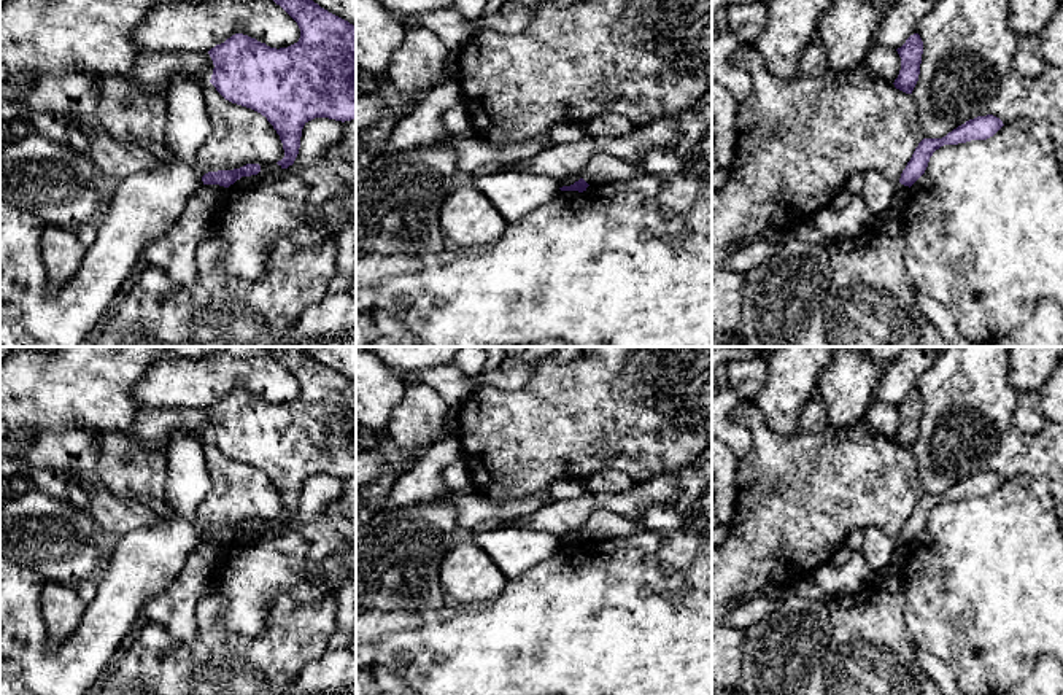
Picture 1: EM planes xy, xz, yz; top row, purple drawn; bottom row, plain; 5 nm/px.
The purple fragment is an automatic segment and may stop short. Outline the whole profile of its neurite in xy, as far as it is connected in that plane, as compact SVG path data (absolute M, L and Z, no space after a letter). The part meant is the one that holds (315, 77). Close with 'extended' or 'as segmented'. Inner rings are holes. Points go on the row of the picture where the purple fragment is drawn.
M273 0L299 25L300 38L288 48L270 48L243 33L235 33L224 43L208 51L213 60L213 75L210 83L229 102L251 108L273 126L283 143L284 157L276 164L288 169L294 164L303 126L315 118L329 118L335 121L351 121L356 118L356 25L329 13L313 0Z; as segmented

